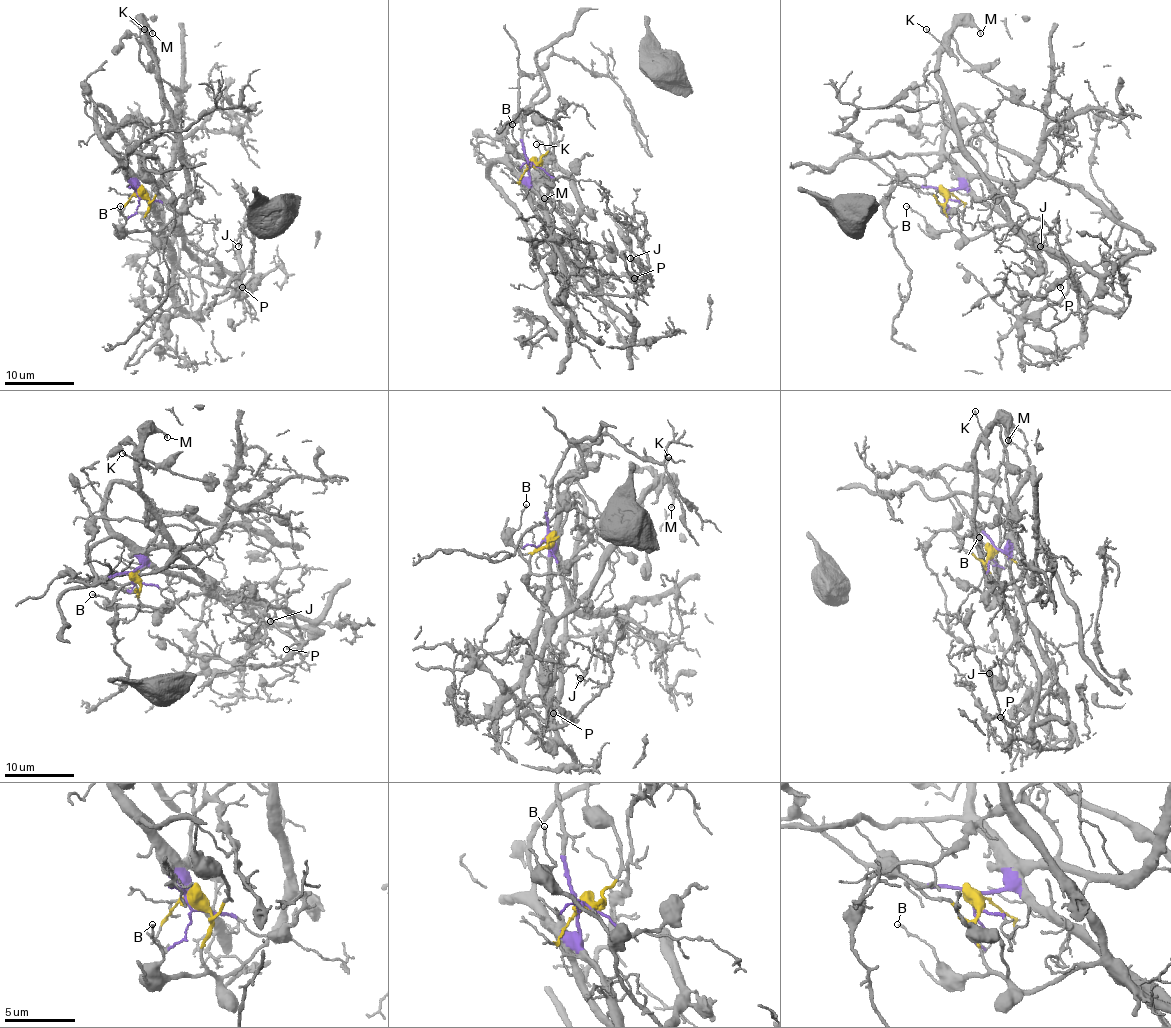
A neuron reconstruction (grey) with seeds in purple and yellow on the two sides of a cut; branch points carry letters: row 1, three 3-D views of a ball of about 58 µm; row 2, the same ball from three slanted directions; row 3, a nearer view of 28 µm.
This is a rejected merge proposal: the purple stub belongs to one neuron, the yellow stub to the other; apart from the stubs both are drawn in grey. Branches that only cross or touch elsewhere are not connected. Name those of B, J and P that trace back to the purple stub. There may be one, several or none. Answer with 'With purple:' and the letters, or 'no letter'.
With purple: J, P

